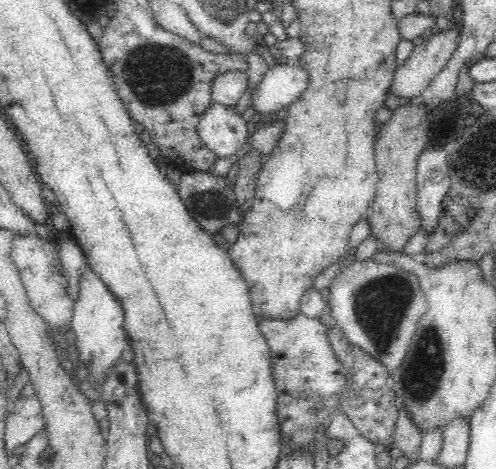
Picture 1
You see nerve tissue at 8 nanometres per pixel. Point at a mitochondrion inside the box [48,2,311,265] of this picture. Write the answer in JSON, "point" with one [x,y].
{"point":[155,75]}

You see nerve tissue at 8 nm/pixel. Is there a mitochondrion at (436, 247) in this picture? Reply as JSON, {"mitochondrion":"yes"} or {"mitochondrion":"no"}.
{"mitochondrion":"no"}

